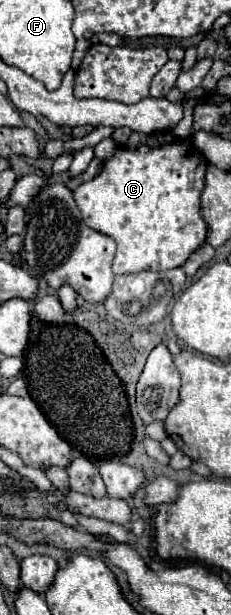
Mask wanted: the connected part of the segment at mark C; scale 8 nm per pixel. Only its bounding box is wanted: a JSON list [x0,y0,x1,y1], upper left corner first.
[74,140,206,274]

